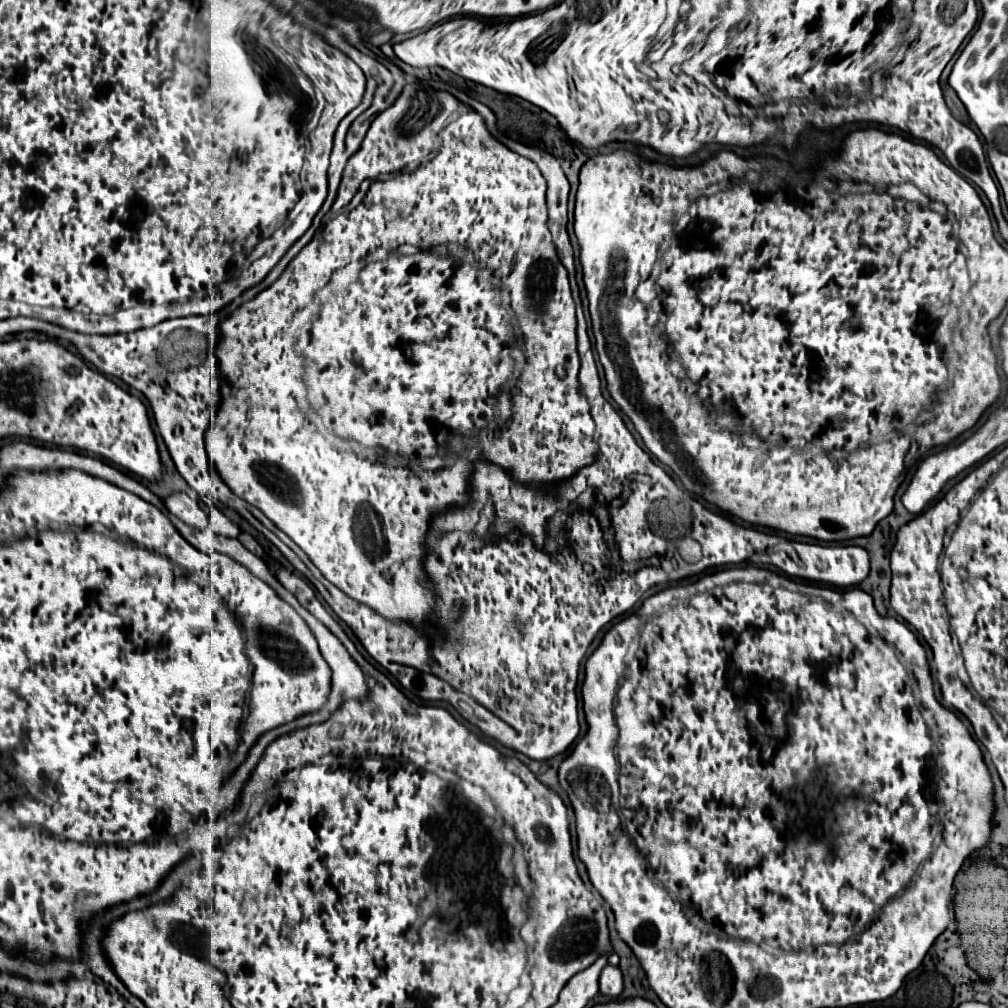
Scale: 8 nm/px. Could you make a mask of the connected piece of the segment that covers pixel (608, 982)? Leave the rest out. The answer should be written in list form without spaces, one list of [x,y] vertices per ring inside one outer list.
[[[608,963],[602,969],[598,983],[600,983],[600,993],[604,993],[608,997],[618,997],[622,993],[622,973],[620,973],[620,969]]]

